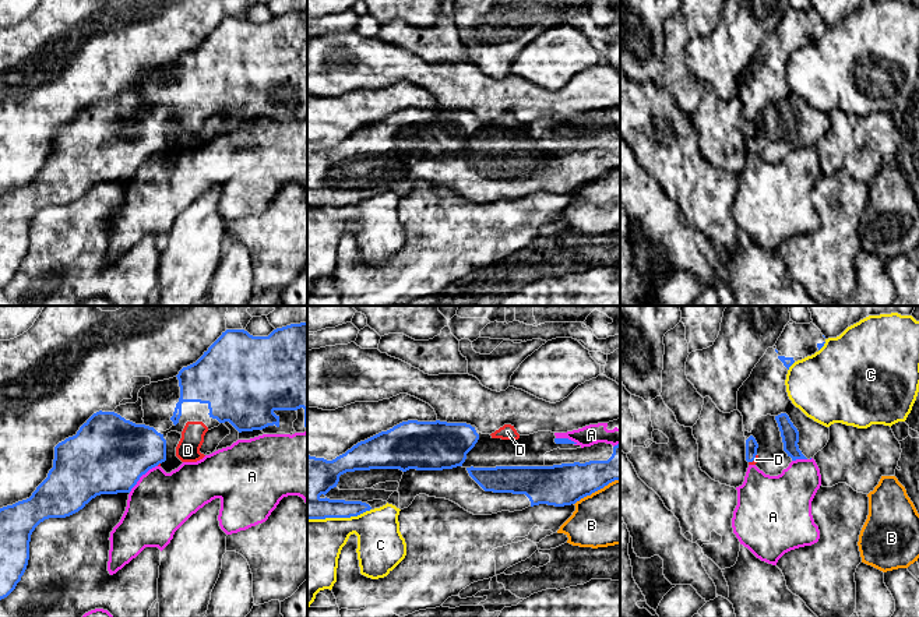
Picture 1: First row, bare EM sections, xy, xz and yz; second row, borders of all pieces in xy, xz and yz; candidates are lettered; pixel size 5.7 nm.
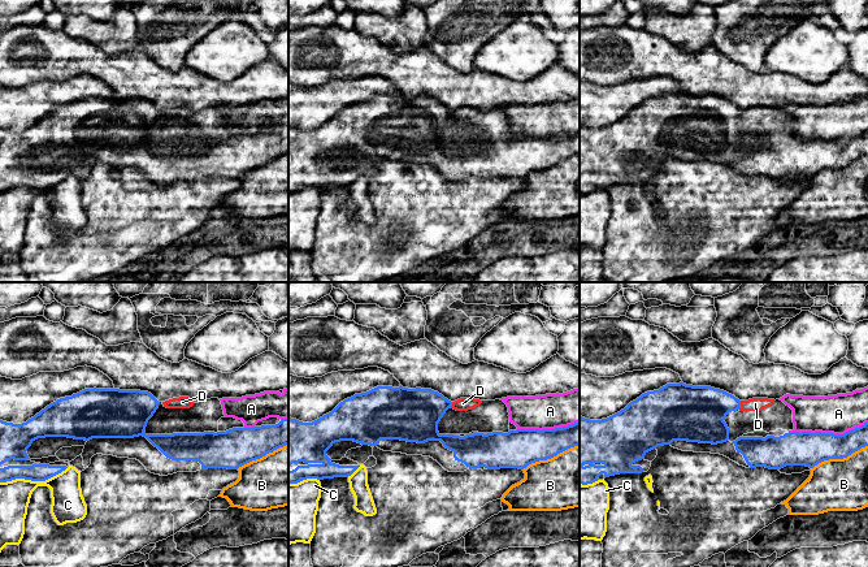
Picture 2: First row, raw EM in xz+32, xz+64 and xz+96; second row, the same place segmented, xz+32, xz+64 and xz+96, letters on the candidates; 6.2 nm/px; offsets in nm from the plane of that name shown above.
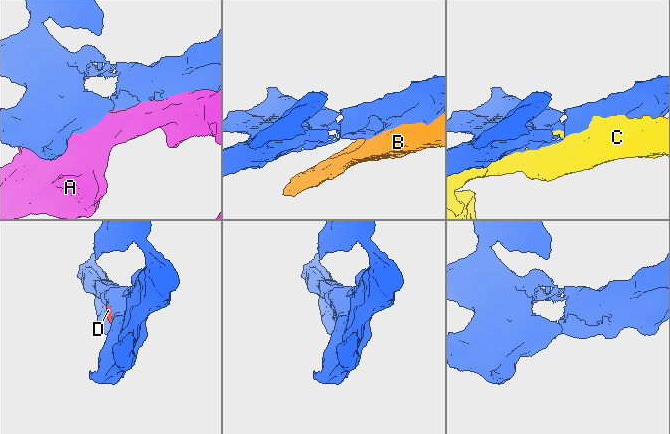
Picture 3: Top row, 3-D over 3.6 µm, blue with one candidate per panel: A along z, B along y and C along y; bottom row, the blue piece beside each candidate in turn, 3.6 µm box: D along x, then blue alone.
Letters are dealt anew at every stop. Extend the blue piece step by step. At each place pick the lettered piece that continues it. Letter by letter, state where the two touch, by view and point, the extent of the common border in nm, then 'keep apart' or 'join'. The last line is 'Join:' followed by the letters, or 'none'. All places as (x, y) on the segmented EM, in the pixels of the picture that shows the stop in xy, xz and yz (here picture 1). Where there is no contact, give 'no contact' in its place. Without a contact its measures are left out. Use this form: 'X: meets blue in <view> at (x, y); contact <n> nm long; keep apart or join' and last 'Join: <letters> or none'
A: meets blue in xy at (141, 475); contact 220 nm long; keep apart
B: meets blue in xz at (597, 490); contact 300 nm long; keep apart
C: meets blue in xz at (338, 517); contact 380 nm long; keep apart
D: meets blue in yz at (753, 459); contact 70 nm long; join
Join: D

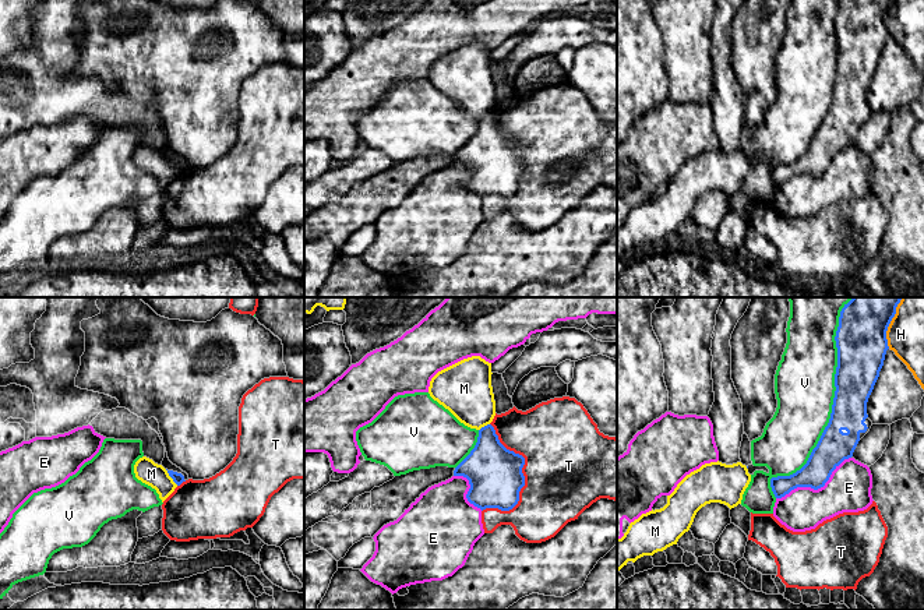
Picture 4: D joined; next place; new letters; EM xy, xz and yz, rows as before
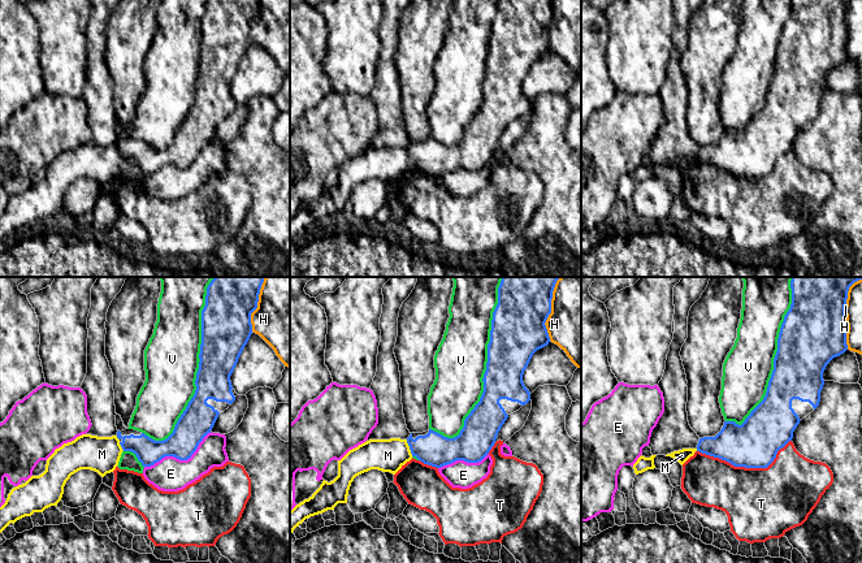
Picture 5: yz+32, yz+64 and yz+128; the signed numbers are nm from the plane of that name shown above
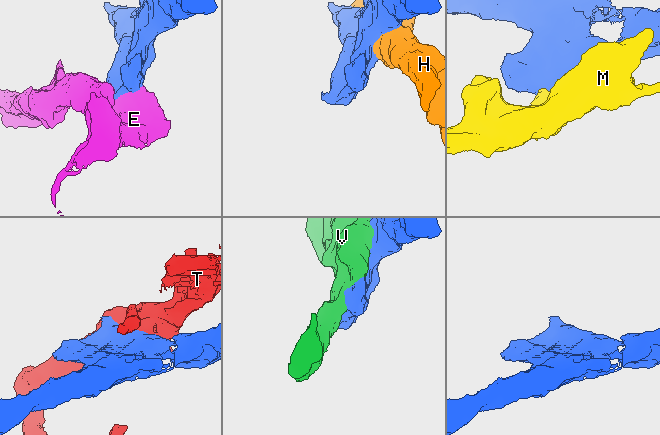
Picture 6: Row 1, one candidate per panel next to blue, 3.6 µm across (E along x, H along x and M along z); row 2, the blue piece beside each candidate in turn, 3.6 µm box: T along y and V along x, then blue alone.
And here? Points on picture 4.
E: meets blue in yz at (815, 489); contact 500 nm long; keep apart
H: meets blue in yz at (889, 323); contact 300 nm long; keep apart
M: meets blue in xy at (170, 476); contact 120 nm long; keep apart
T: meets blue in xz at (524, 464); contact 500 nm long; keep apart
V: meets blue in yz at (832, 406); contact 1250 nm long; keep apart
Join: none

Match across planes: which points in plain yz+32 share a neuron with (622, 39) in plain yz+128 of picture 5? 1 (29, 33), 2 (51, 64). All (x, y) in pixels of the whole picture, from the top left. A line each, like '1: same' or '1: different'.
1: different
2: same

